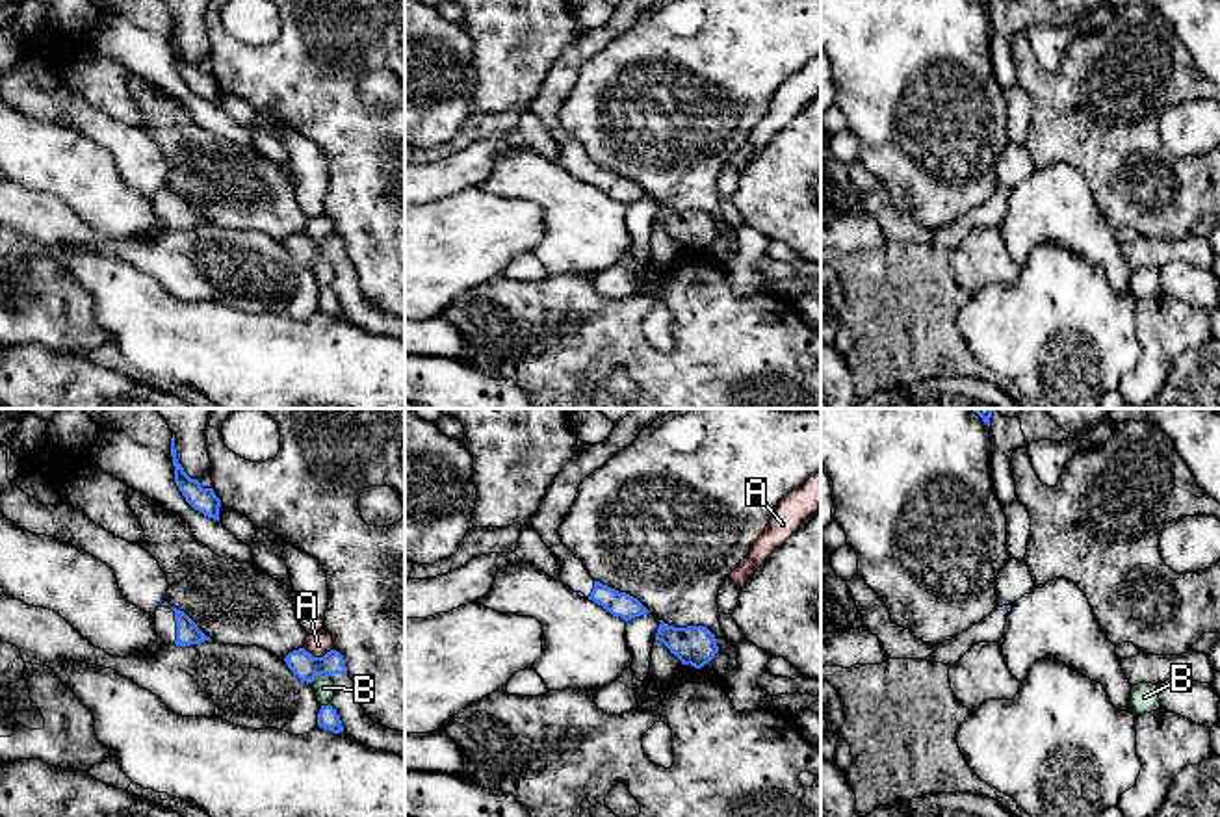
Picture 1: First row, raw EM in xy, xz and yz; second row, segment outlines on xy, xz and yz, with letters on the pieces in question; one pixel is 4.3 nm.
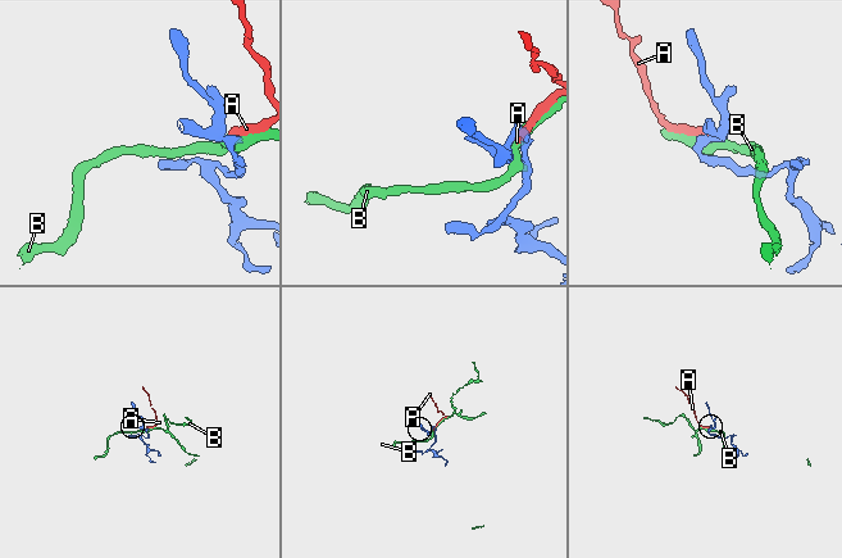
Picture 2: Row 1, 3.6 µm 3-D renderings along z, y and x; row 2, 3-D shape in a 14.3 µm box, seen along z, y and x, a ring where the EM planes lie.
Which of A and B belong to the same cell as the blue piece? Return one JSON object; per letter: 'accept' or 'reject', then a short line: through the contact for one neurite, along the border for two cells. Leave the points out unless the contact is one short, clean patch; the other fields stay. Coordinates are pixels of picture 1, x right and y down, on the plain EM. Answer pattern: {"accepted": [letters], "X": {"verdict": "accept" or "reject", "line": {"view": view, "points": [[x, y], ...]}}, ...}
{"accepted": [], "A": {"verdict": "reject", "line": {"view": "xy", "points": [[303, 233], [314, 240], [333, 234]]}}, "B": {"verdict": "reject"}}

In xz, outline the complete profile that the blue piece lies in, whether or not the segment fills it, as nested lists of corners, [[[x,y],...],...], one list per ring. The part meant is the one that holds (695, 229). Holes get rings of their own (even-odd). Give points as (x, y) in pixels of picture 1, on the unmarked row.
[[[659,206],[655,225],[663,227],[681,249],[702,253],[719,236],[717,223],[706,210],[674,212]]]

